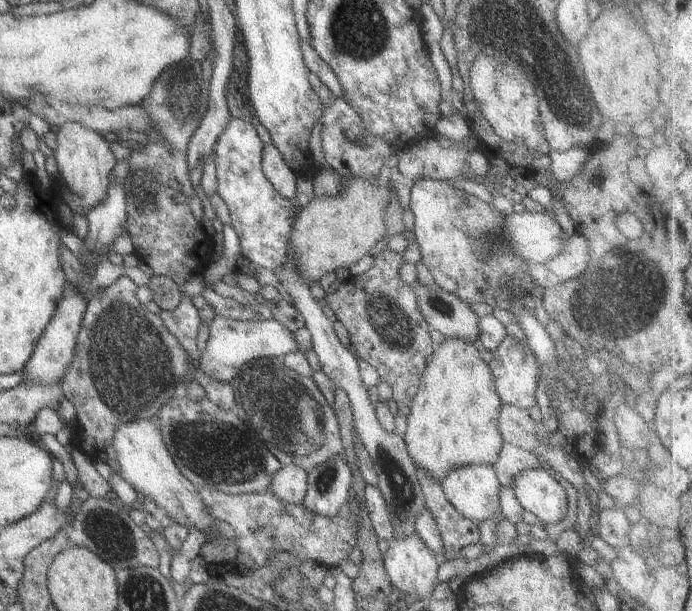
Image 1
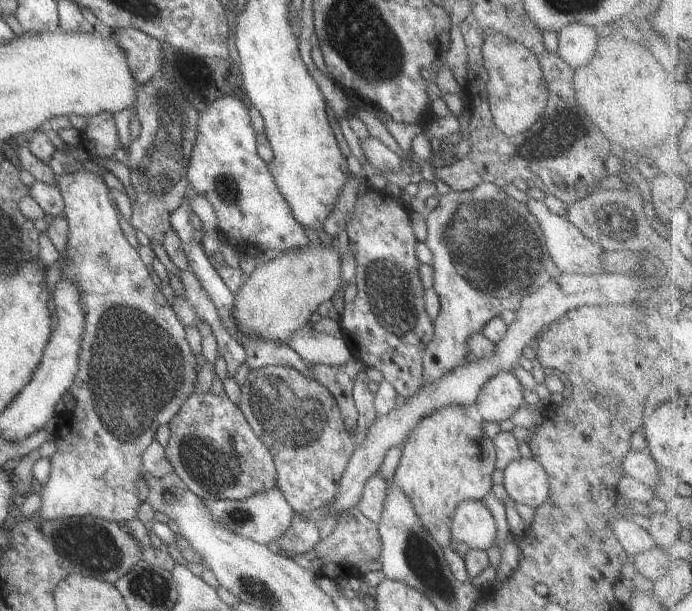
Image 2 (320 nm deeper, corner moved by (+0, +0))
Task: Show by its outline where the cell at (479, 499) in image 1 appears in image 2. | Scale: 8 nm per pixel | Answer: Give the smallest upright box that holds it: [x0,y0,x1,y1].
[449,500,496,551]

